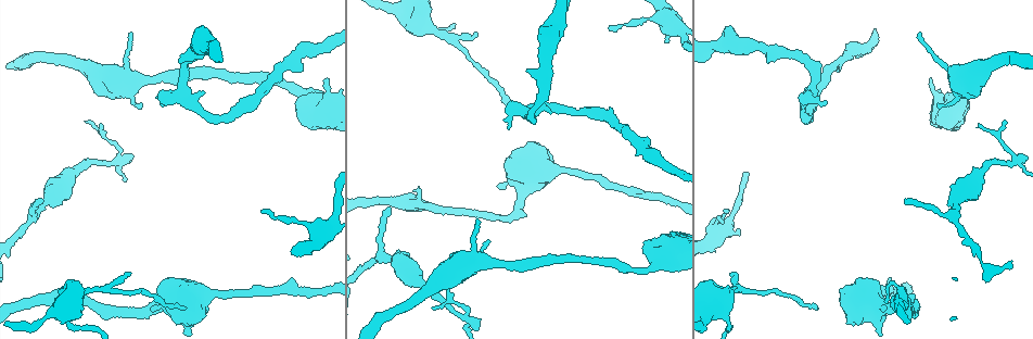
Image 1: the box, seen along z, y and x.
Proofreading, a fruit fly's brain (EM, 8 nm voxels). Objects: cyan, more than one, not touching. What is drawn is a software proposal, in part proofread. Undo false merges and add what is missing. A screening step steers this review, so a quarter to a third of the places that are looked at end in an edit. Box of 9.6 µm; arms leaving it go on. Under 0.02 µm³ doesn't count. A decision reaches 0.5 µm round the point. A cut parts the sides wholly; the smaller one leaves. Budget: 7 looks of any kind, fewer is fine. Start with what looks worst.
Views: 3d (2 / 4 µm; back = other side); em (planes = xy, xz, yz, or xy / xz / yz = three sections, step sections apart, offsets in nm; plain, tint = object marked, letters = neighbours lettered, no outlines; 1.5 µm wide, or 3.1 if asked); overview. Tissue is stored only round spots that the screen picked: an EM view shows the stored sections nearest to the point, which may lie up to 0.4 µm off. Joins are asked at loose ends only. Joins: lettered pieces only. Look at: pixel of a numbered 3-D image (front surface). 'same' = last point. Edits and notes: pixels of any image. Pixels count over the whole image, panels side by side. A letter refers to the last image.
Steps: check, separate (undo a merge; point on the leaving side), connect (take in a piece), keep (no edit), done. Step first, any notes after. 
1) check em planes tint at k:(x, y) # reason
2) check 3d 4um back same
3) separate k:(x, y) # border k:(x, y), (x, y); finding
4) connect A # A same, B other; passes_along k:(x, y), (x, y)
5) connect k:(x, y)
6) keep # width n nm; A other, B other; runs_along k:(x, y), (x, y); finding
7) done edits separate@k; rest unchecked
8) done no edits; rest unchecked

check em yz step 4 letters at 1:(731, 274) # branch stops here

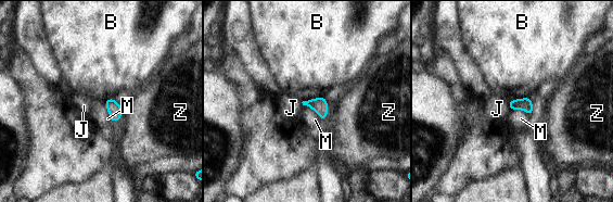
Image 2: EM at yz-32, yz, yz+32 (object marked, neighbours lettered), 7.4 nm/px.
check em planes letters same # another direction

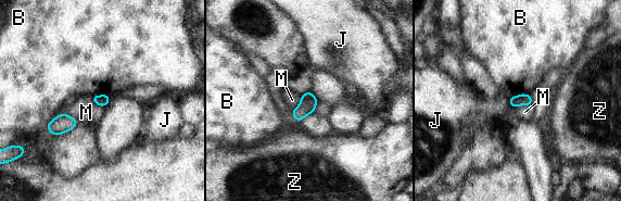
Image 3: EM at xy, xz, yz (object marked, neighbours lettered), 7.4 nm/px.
keep # width 90 nm; B other, J other, M other, Z other; border 3:(61, 112), (73, 116), (78, 122); no lettered piece goes on from it

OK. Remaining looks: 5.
check 3d 2um at 1:(489, 240) # branch stops here

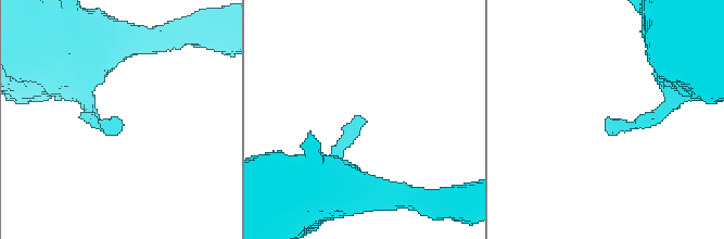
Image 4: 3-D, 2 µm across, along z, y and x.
check em planes letters at 4:(358, 116)

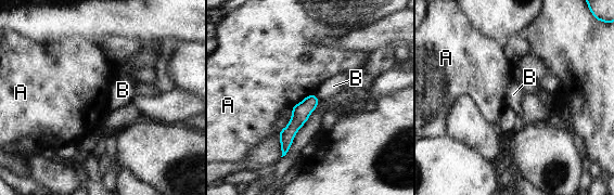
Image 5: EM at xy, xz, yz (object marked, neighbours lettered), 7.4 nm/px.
keep # A other, B other; runs_along 5:(312, 98), (286, 134), (284, 150); none of them fits

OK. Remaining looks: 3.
check 3d 2um at 1:(475, 219) # tapers out

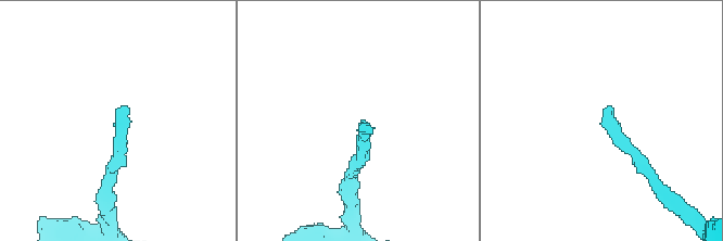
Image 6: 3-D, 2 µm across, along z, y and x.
check em planes letters at 6:(362, 126) # shape alone is not enough

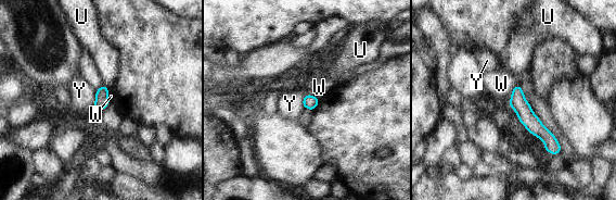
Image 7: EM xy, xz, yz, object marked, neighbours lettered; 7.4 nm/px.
keep # U other, W other, Y other; border 7:(97, 90), (93, 108); none of them fits

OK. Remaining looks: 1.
done no edits; rest unchecked

